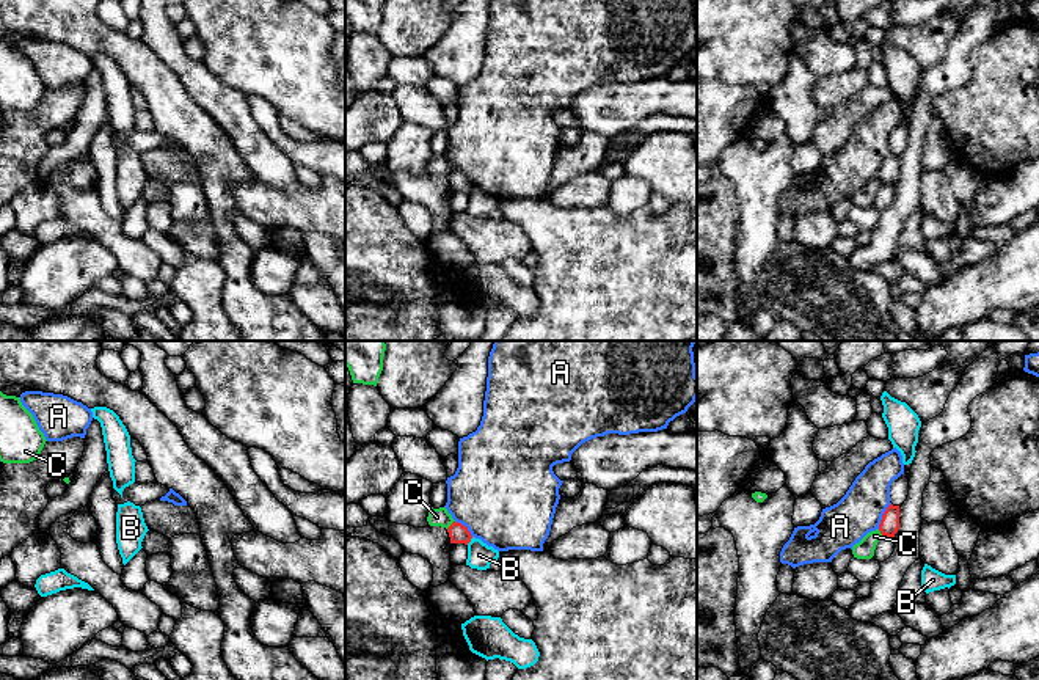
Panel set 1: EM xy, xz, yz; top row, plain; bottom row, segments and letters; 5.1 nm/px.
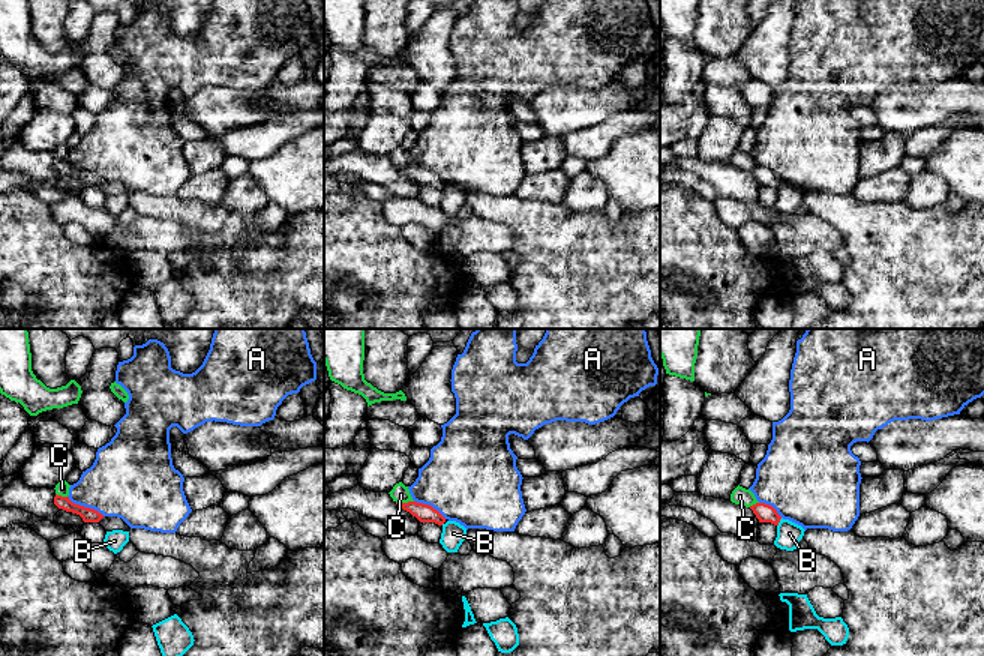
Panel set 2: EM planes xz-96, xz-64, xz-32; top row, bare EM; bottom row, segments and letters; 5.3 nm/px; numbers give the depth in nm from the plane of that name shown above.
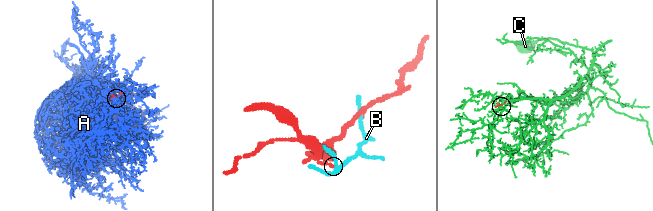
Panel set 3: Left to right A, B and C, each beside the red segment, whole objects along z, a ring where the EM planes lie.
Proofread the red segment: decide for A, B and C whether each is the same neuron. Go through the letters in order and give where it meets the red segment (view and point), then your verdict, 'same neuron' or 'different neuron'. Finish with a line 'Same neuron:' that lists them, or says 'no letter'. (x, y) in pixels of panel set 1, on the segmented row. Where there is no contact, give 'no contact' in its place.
A: yz (882, 515) | different neuron
B: xz (470, 541) | different neuron
C: xz (451, 525) | different neuron
Same neuron: no letter

